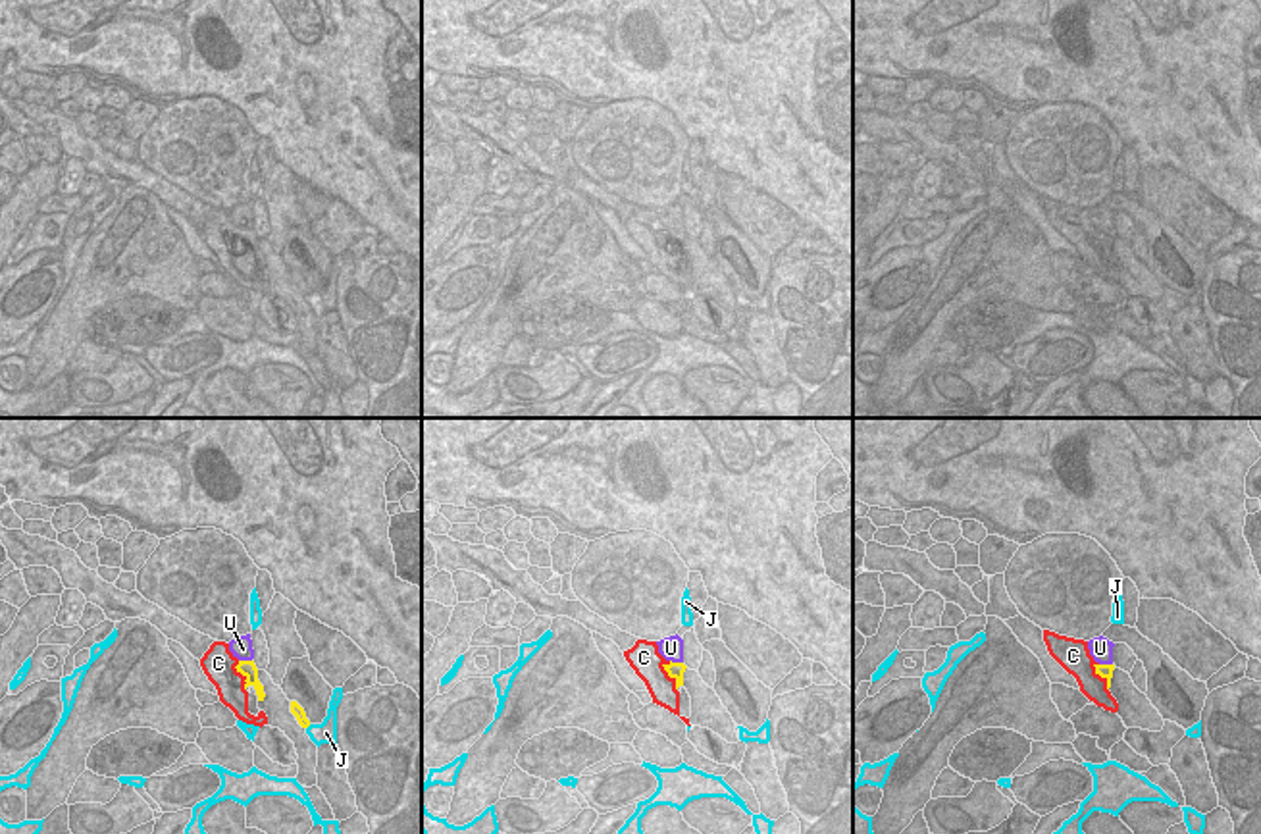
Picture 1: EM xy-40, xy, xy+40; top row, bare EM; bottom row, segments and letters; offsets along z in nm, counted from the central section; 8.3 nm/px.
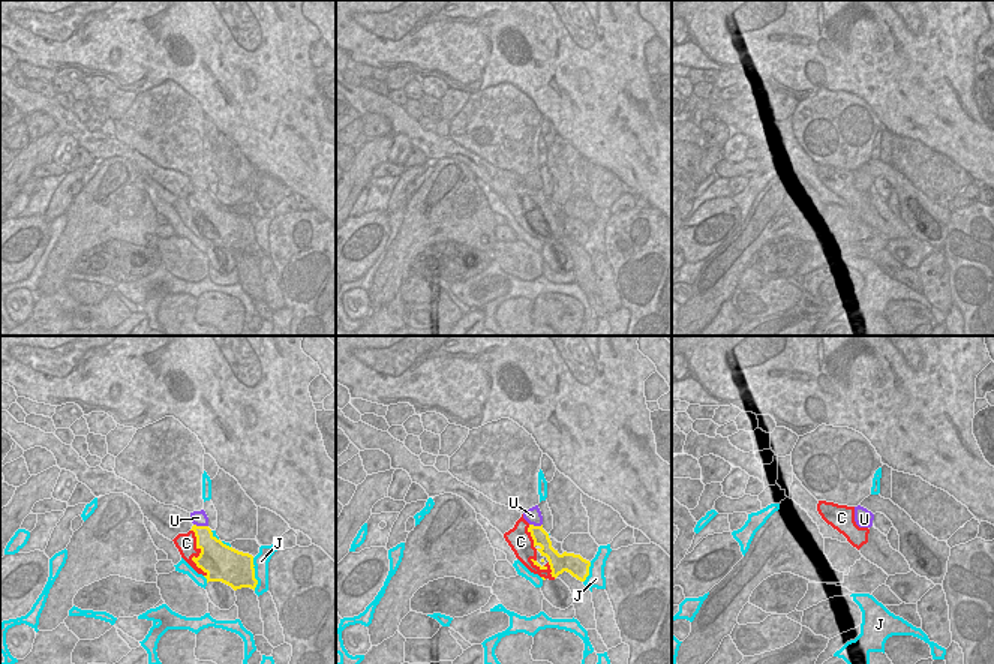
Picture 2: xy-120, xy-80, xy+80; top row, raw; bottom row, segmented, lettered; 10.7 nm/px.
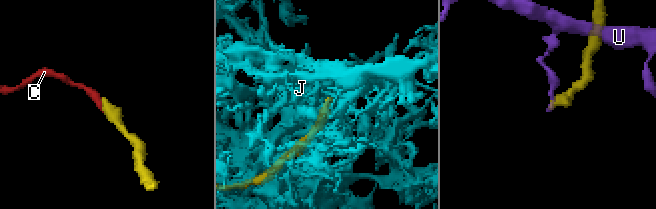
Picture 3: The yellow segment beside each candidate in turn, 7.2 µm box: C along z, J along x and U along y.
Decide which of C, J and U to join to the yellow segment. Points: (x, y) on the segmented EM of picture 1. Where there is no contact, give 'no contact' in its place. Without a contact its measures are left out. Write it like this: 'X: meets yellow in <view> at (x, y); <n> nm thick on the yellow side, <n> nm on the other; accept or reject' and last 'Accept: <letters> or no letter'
C: meets yellow in xy at (670, 677); 130 nm thick on the yellow side, 260 nm on the other; accept
J: no contact; reject
U: meets yellow in xy-40 at (245, 661); 130 nm thick on the yellow side, 190 nm on the other; reject
Accept: C

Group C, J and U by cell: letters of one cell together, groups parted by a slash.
C / J / U

